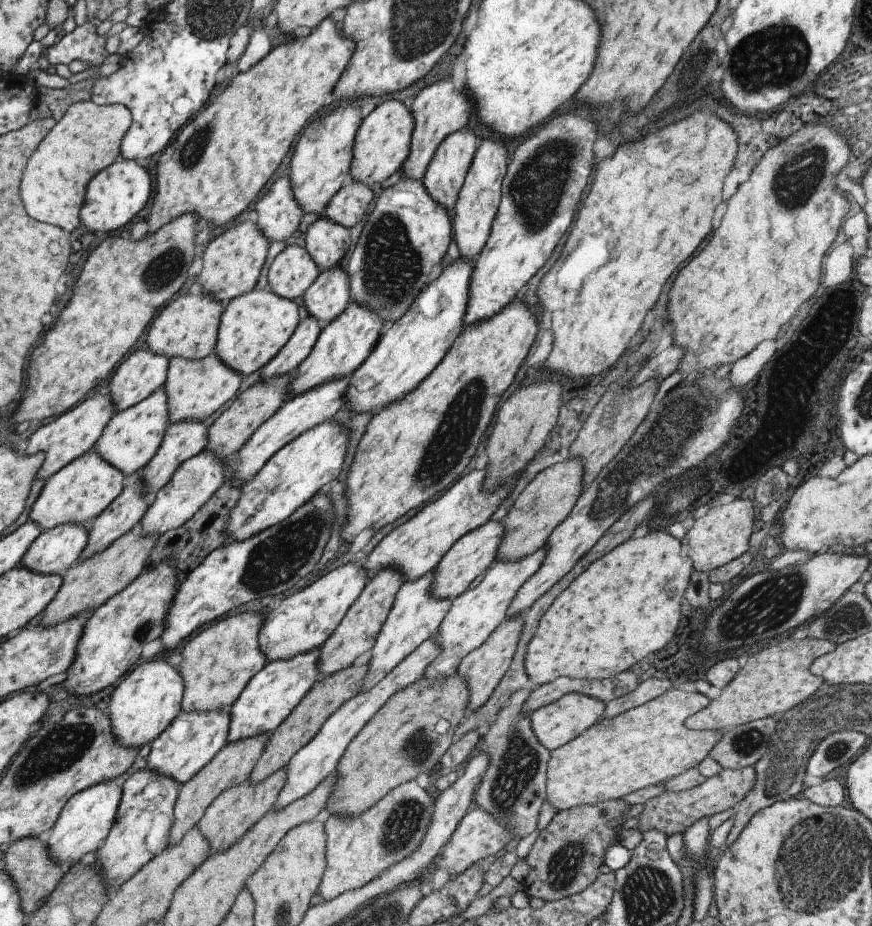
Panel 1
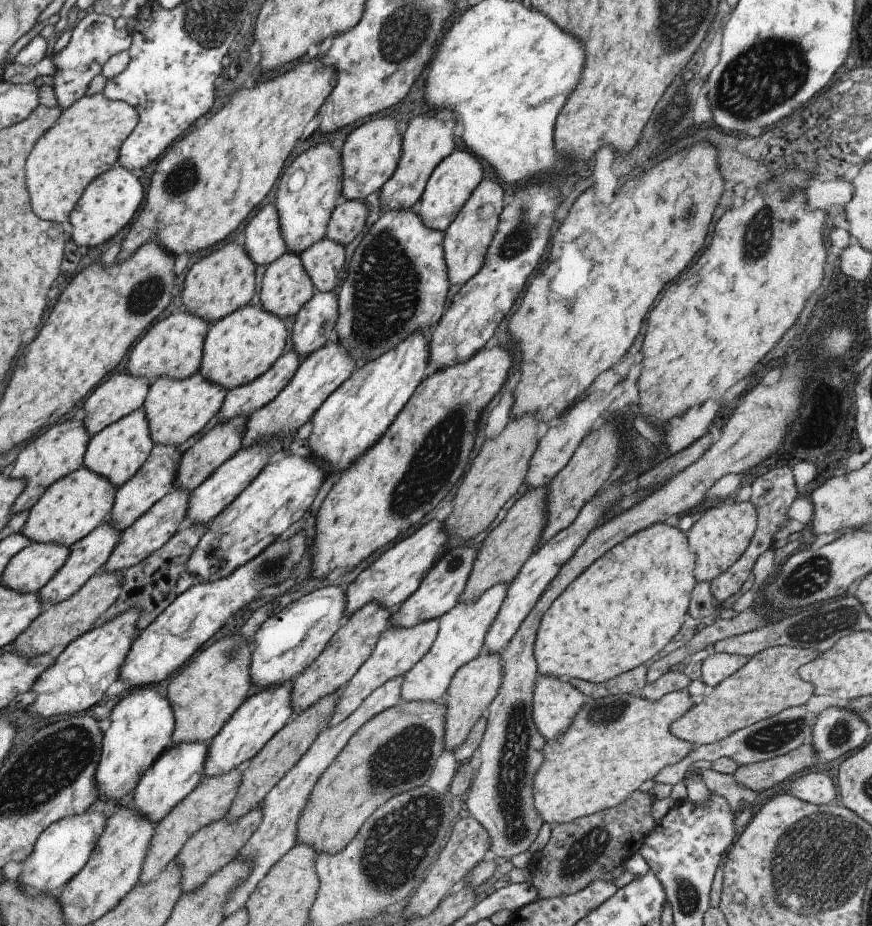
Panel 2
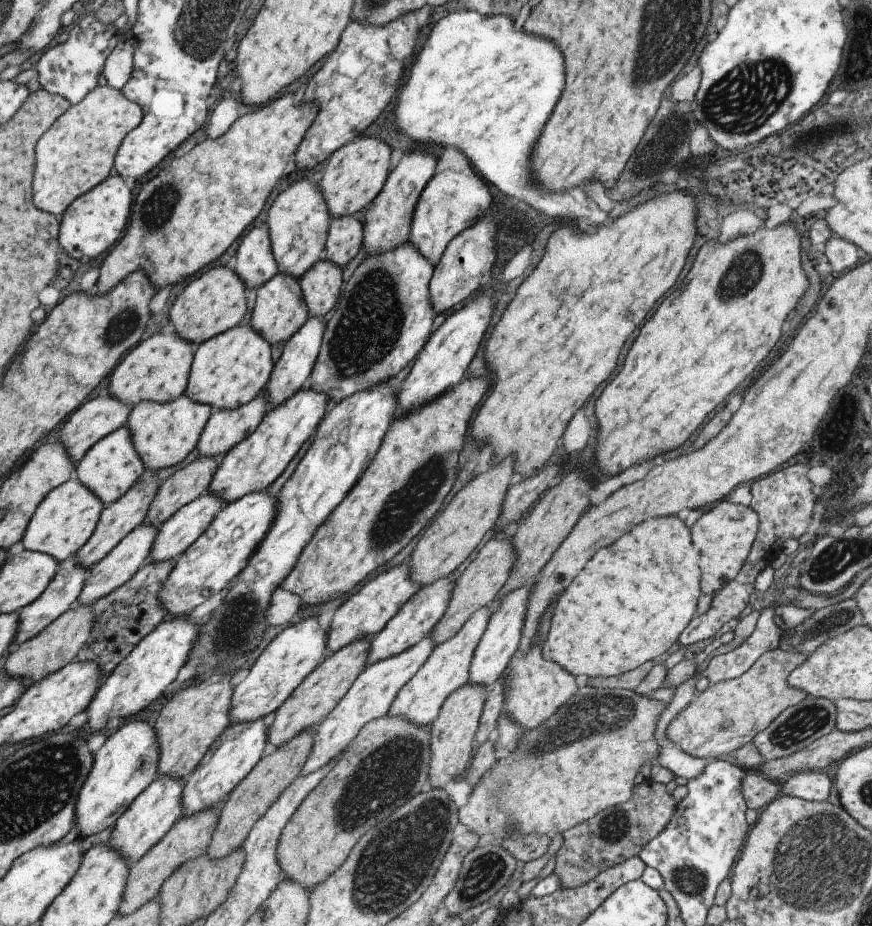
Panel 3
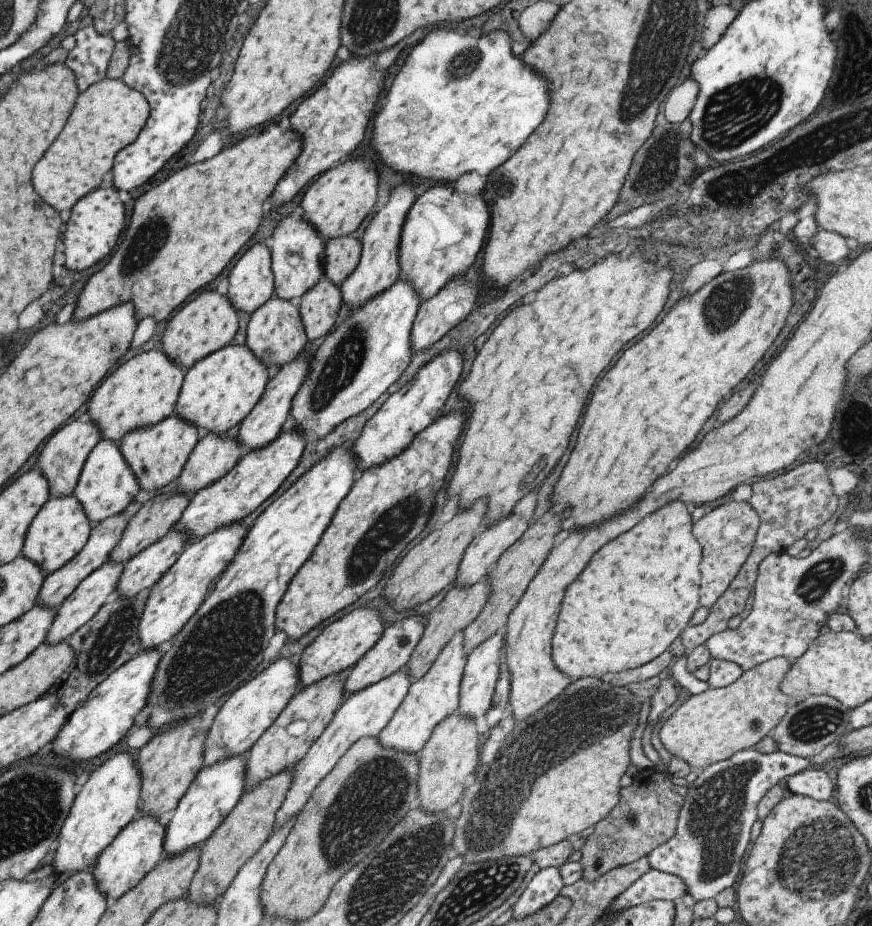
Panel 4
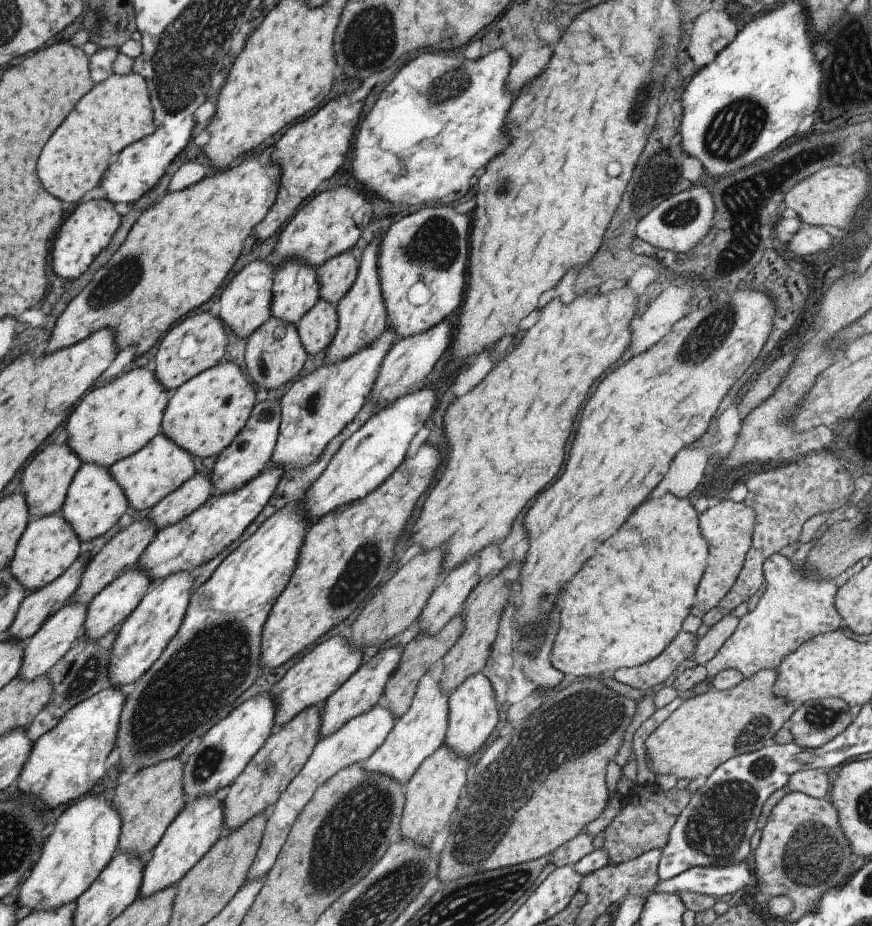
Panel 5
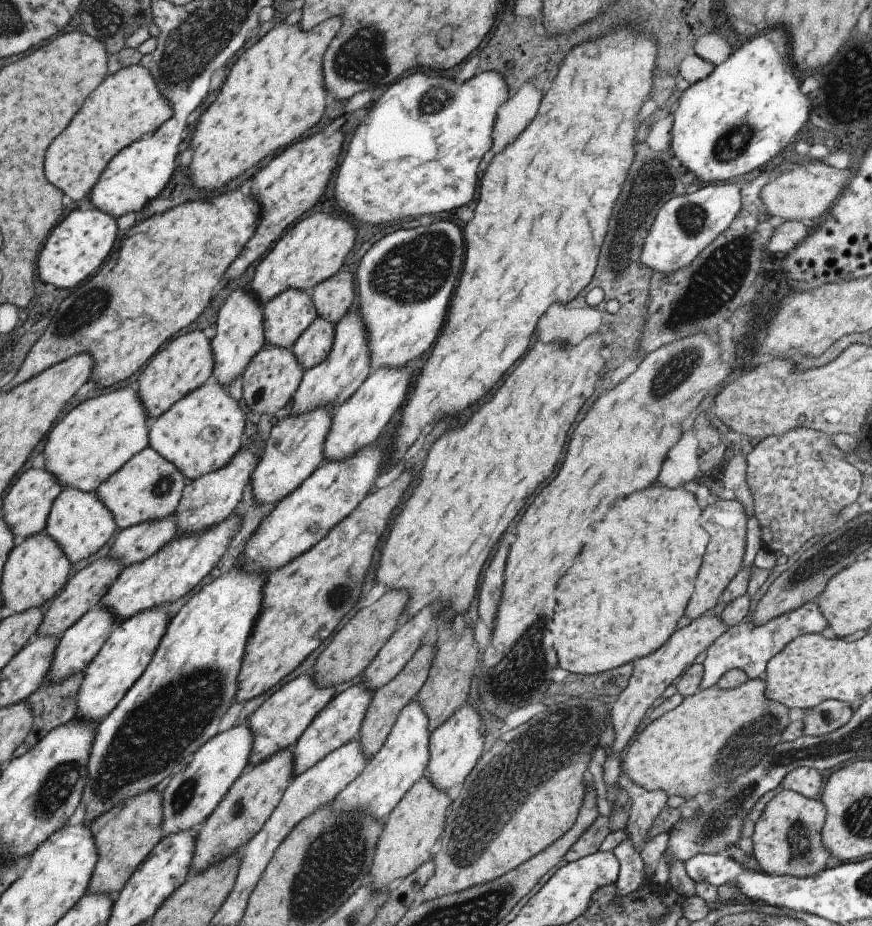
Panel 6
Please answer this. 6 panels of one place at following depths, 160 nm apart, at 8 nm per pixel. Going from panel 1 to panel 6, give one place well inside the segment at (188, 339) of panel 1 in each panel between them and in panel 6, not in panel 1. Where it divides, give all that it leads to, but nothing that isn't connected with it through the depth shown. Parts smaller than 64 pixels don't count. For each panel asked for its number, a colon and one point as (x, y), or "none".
2: (172, 347)
3: (157, 369)
4: (142, 391)
5: (114, 420)
6: (94, 439)

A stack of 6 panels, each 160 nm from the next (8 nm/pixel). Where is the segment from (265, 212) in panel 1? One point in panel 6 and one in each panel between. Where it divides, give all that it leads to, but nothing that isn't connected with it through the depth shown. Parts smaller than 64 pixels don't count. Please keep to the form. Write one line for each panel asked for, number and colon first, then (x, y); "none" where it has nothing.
2: (262, 243)
3: (253, 263)
4: (250, 282)
5: (244, 304)
6: (238, 335)

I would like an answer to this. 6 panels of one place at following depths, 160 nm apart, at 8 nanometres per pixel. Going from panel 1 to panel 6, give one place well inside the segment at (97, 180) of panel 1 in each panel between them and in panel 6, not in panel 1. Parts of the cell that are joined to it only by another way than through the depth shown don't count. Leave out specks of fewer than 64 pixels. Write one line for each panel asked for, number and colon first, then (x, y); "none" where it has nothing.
2: (109, 201)
3: (90, 225)
4: (94, 226)
5: (86, 230)
6: (74, 249)

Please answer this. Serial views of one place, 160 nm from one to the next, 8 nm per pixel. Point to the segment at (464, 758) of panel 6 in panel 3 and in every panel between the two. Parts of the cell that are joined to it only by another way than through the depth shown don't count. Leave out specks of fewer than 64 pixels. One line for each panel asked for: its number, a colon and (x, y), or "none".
3: (499, 641)
4: (481, 667)
5: (472, 714)

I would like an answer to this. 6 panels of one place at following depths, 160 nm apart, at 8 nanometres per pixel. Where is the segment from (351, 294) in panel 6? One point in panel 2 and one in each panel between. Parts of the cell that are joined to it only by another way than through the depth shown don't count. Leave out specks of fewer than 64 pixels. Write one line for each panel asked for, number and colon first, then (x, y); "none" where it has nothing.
2: (346, 221)
3: (343, 239)
4: (340, 255)
5: (335, 277)

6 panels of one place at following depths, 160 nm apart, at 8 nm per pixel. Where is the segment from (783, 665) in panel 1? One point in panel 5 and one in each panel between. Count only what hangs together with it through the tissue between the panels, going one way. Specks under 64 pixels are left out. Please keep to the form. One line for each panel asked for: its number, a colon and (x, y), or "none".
2: (767, 684)
3: (726, 715)
4: (709, 727)
5: (704, 731)

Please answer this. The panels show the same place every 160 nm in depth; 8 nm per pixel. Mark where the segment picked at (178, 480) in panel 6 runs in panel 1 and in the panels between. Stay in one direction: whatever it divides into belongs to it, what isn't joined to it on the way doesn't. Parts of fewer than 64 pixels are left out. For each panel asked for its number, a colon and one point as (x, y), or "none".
1: (193, 390)
2: (174, 409)
3: (162, 434)
4: (155, 455)
5: (157, 469)

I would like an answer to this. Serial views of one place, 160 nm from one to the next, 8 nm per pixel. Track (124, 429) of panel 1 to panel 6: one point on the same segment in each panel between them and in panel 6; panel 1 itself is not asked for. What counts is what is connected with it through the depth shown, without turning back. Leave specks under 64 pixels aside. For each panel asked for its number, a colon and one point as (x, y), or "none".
2: (116, 452)
3: (110, 467)
4: (105, 486)
5: (93, 503)
6: (77, 521)

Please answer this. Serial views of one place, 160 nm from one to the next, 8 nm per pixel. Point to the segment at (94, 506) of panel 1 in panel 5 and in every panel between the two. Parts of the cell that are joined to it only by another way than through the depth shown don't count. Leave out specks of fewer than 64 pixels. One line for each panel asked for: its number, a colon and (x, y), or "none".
2: (70, 508)
3: (65, 518)
4: (58, 531)
5: (47, 547)

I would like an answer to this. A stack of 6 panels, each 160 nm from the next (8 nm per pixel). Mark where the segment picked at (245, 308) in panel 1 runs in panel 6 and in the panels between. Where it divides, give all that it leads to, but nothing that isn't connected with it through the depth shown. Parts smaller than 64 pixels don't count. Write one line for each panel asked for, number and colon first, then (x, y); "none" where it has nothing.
2: (238, 348)
3: (227, 371)
4: (216, 394)
5: (202, 416)
6: (198, 434)

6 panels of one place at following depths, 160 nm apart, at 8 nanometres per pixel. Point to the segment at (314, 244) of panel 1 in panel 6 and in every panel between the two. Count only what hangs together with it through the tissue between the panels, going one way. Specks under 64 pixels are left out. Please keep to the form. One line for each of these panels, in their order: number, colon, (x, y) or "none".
2: (323, 261)
3: (321, 285)
4: (319, 309)
5: (317, 327)
6: (312, 346)

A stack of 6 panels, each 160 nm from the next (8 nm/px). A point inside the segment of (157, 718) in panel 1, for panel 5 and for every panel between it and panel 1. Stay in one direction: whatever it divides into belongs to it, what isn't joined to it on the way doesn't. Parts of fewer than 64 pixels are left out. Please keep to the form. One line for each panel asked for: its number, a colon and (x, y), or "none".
2: (141, 723)
3: (125, 764)
4: (109, 799)
5: (84, 839)

